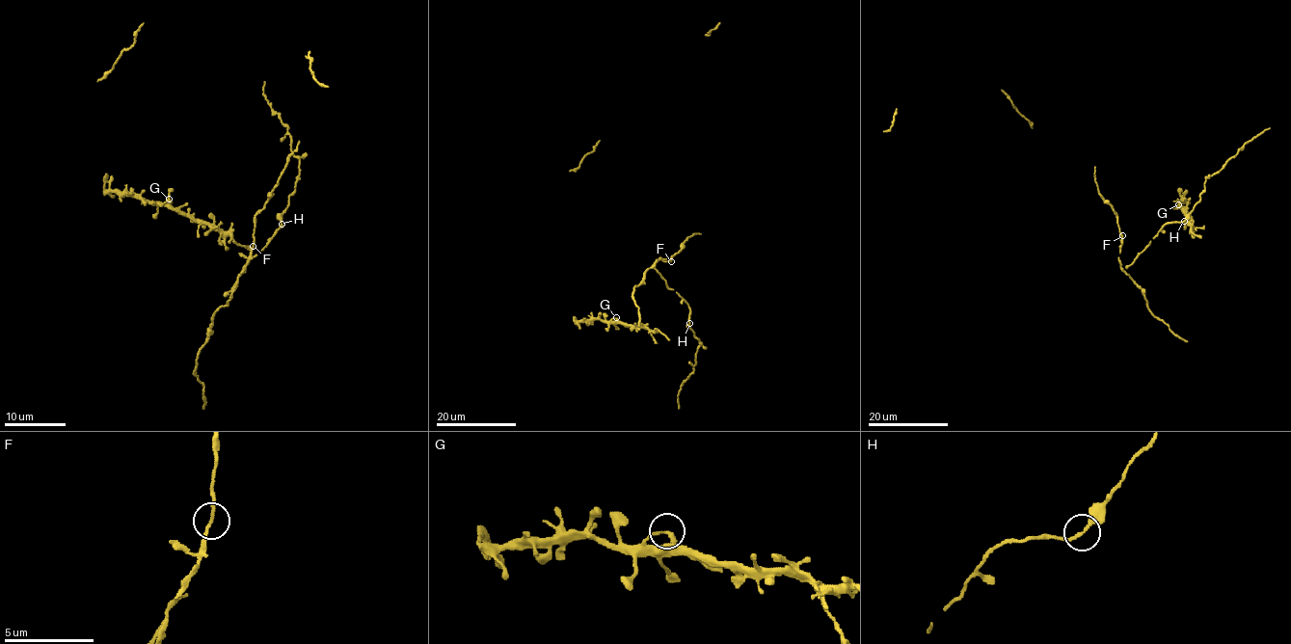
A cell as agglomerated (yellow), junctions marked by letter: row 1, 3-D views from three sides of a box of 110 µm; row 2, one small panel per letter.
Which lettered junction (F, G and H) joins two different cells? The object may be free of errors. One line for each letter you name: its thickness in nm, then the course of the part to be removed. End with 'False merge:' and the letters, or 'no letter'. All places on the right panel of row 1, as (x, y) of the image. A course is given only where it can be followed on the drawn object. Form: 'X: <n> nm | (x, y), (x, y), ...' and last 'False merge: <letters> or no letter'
False merge: no letter

